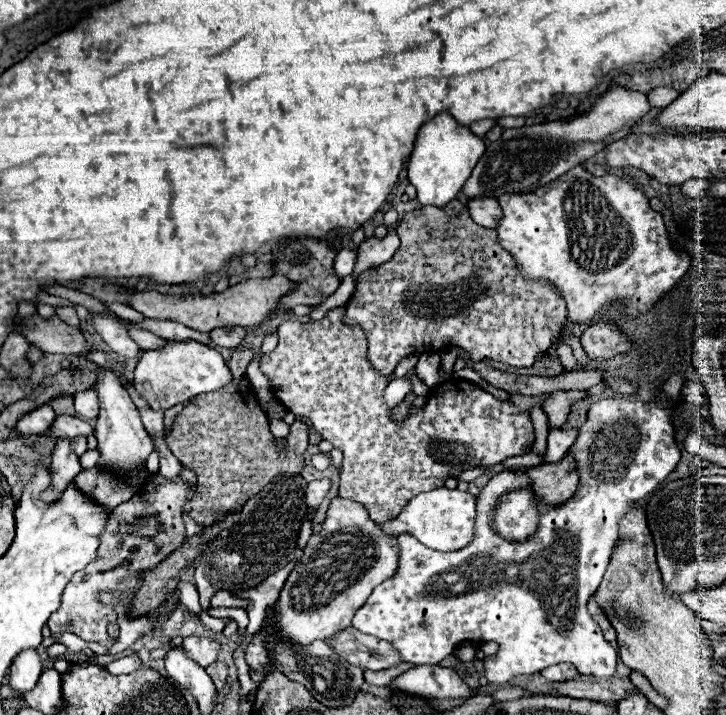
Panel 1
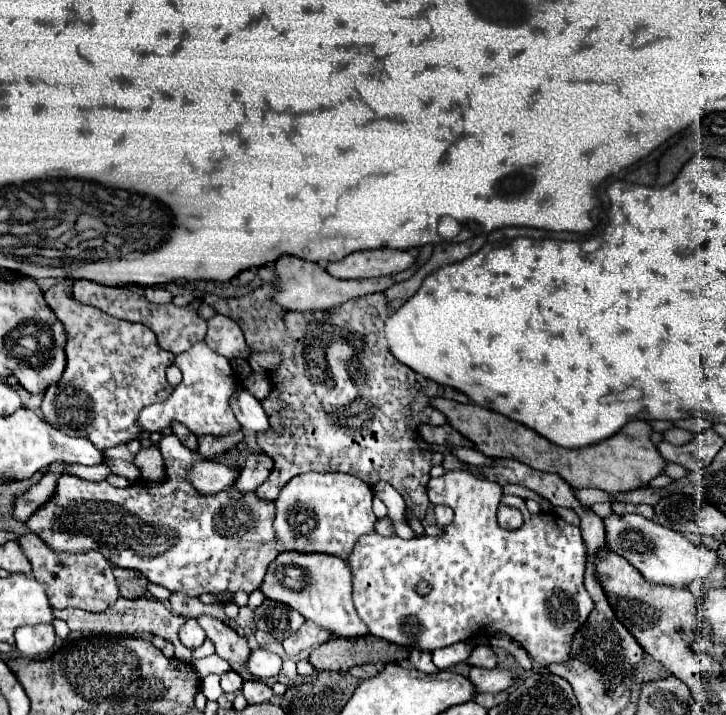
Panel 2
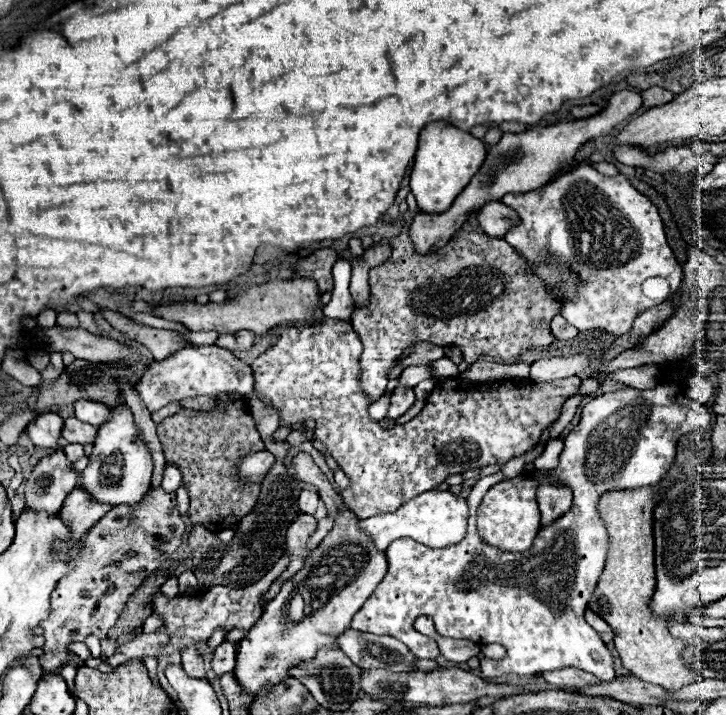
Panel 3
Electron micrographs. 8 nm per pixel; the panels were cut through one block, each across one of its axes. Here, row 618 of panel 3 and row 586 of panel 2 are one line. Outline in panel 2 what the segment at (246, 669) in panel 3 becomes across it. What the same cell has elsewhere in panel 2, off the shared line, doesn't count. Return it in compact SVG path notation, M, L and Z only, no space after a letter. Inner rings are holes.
M280 552L268 566L260 592L266 598L284 602L298 610L306 620L320 624L340 638L366 636L368 628L360 622L352 604L352 572L344 560L320 552Z

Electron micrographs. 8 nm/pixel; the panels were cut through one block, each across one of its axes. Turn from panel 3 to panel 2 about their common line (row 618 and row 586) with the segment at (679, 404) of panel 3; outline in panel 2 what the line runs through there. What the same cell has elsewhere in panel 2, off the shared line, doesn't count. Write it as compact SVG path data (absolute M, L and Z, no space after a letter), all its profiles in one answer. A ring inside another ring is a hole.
M446 472L446 474L444 474L444 476L440 476L440 478L430 478L430 482L428 482L428 496L430 496L430 502L432 502L432 504L446 504L446 506L450 506L450 508L452 508L452 510L454 510L454 522L452 522L452 524L450 524L450 526L446 526L446 530L444 530L444 534L442 534L442 536L420 536L420 538L412 538L412 540L402 540L402 538L398 538L398 536L390 536L390 538L386 538L386 536L380 536L380 534L376 534L376 532L372 532L372 534L368 534L368 536L362 536L362 538L360 538L360 540L358 540L358 542L356 542L356 548L354 548L354 550L352 550L352 556L348 556L348 560L346 560L346 564L348 564L348 568L352 568L352 588L354 588L354 592L352 592L352 596L354 596L354 608L356 608L356 612L358 612L358 616L360 616L360 620L362 620L362 622L364 622L364 624L366 624L366 626L368 626L368 630L370 630L370 634L374 634L374 636L380 636L380 638L384 638L384 640L390 640L390 642L394 642L394 644L400 644L400 646L410 646L410 648L412 648L412 646L416 646L416 648L420 648L420 650L430 650L430 652L432 652L432 650L438 650L438 648L444 648L444 646L450 646L450 644L456 644L456 642L460 642L460 640L468 640L468 638L476 638L476 636L478 636L478 632L482 632L482 634L484 634L484 636L488 636L488 638L492 638L492 636L494 636L494 632L504 632L504 634L508 634L508 636L512 636L512 638L514 638L514 640L516 640L516 642L518 642L518 644L520 644L520 646L524 646L524 648L526 648L526 652L528 652L528 654L530 654L530 656L532 656L532 660L536 660L536 664L538 664L538 666L542 666L542 668L546 668L546 666L548 666L548 664L562 664L562 662L568 662L568 660L570 660L570 658L572 658L572 636L574 636L574 634L576 634L576 632L578 632L578 630L580 630L580 626L582 626L582 624L584 624L584 622L586 622L586 620L588 620L588 616L590 616L590 612L592 612L592 610L594 610L594 600L592 600L592 598L590 598L590 594L588 594L588 592L586 592L586 588L584 588L584 564L586 564L586 548L584 548L584 540L582 540L582 534L580 534L580 528L578 528L578 526L572 526L572 524L566 524L566 522L564 522L564 520L560 520L560 518L558 518L558 516L556 516L556 514L554 514L554 512L540 512L540 514L530 514L530 512L528 512L528 510L526 510L526 504L524 504L524 500L522 500L522 498L518 498L518 496L508 496L508 494L504 494L504 496L502 496L502 488L500 488L500 486L498 486L498 484L494 484L494 482L488 482L488 480L480 480L480 478L476 478L476 476L474 476L474 474L470 474L470 472ZM500 496L502 496L502 504L506 504L506 506L514 506L514 508L518 508L518 510L520 510L520 512L522 512L522 516L524 516L524 520L526 520L526 522L524 522L524 524L522 524L522 526L520 526L520 528L518 528L518 530L504 530L504 528L500 528L500 526L498 526L498 522L496 522L496 510L498 510L498 504L500 504ZM420 580L426 580L426 582L430 582L430 586L432 586L432 592L430 592L430 594L428 594L428 596L420 596L420 594L416 594L416 584L418 584L418 582L420 582Z

